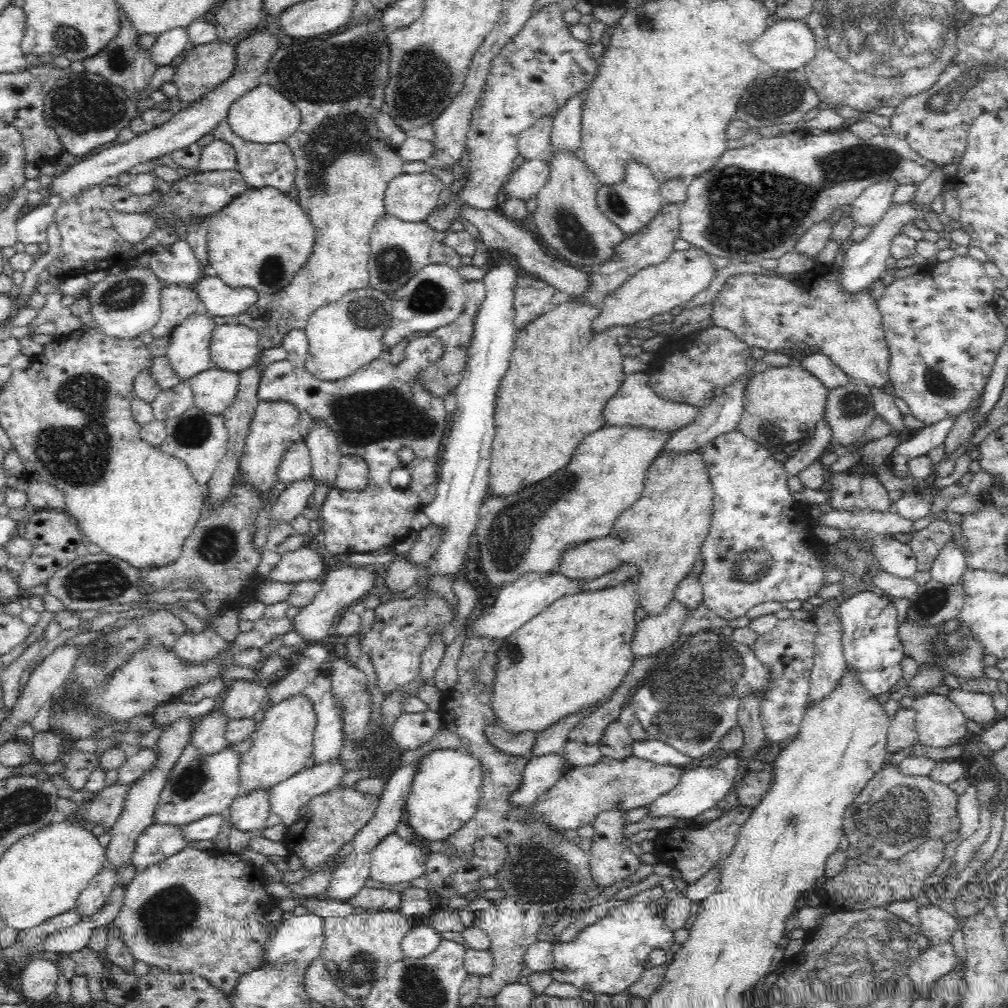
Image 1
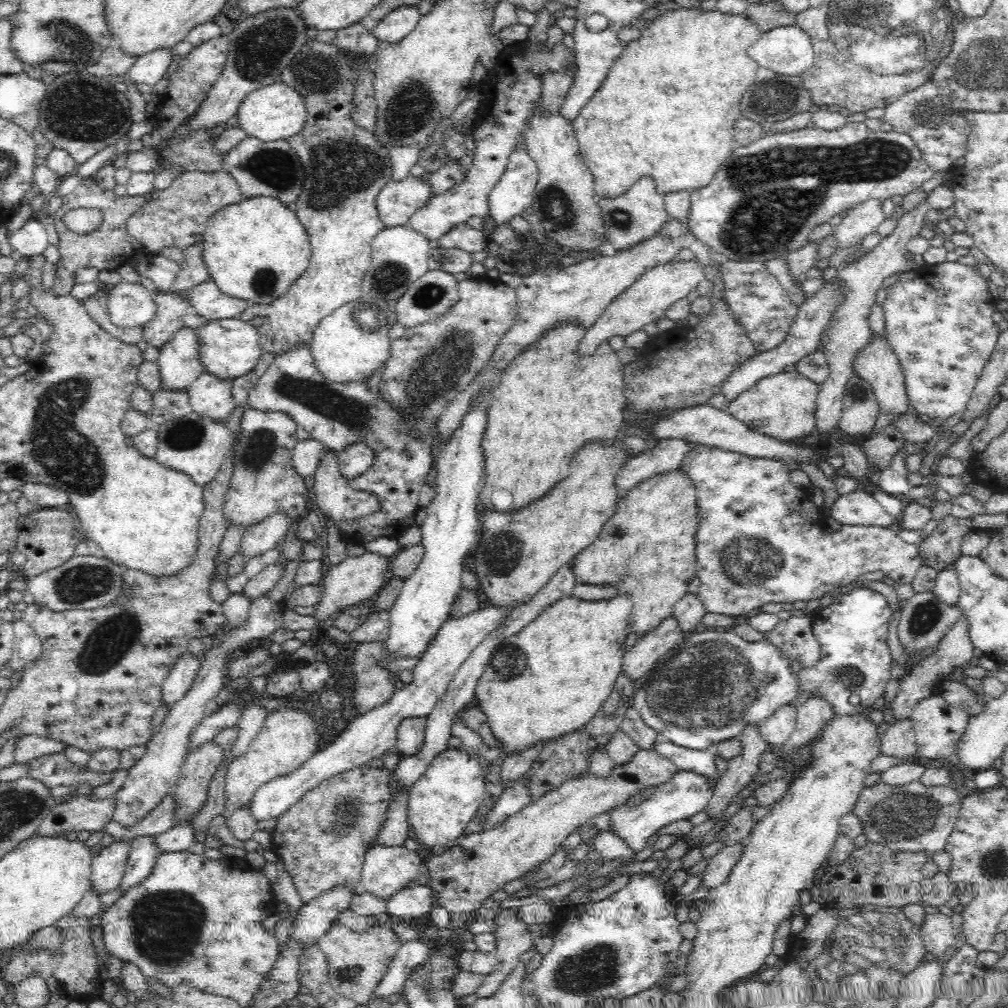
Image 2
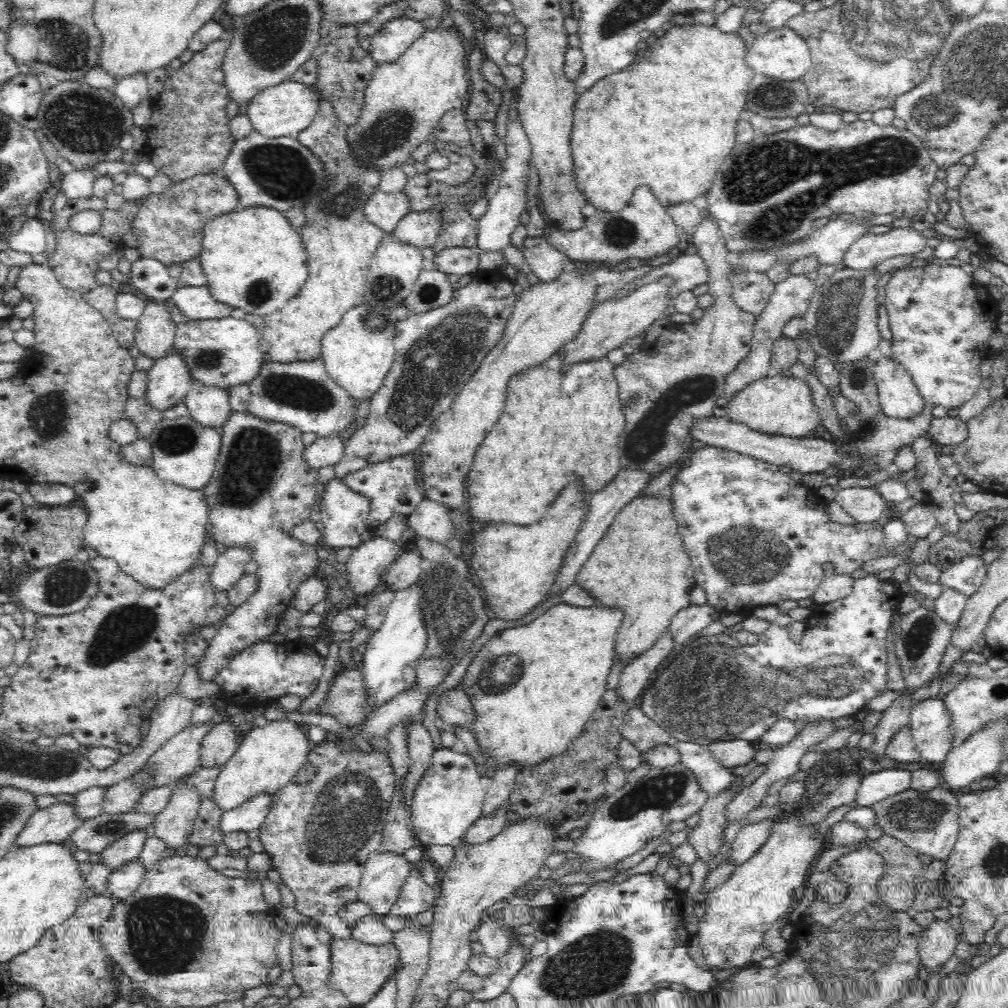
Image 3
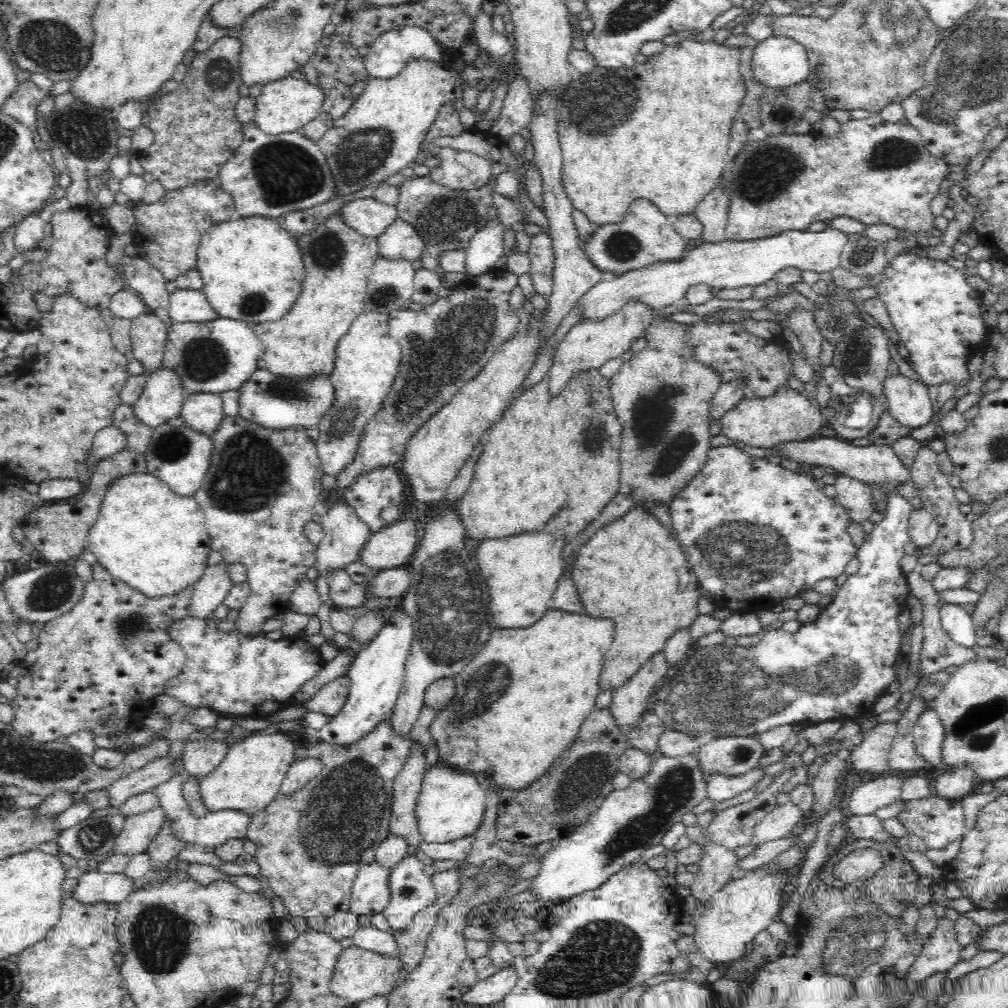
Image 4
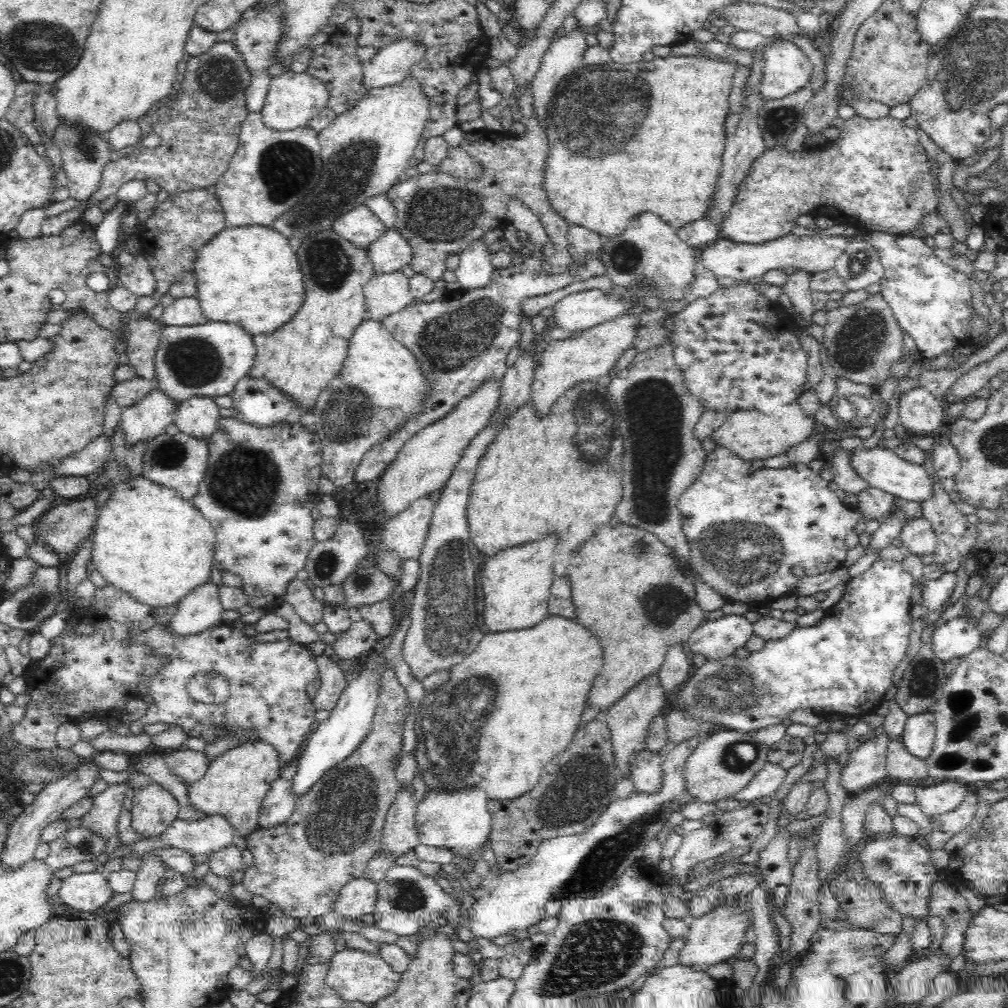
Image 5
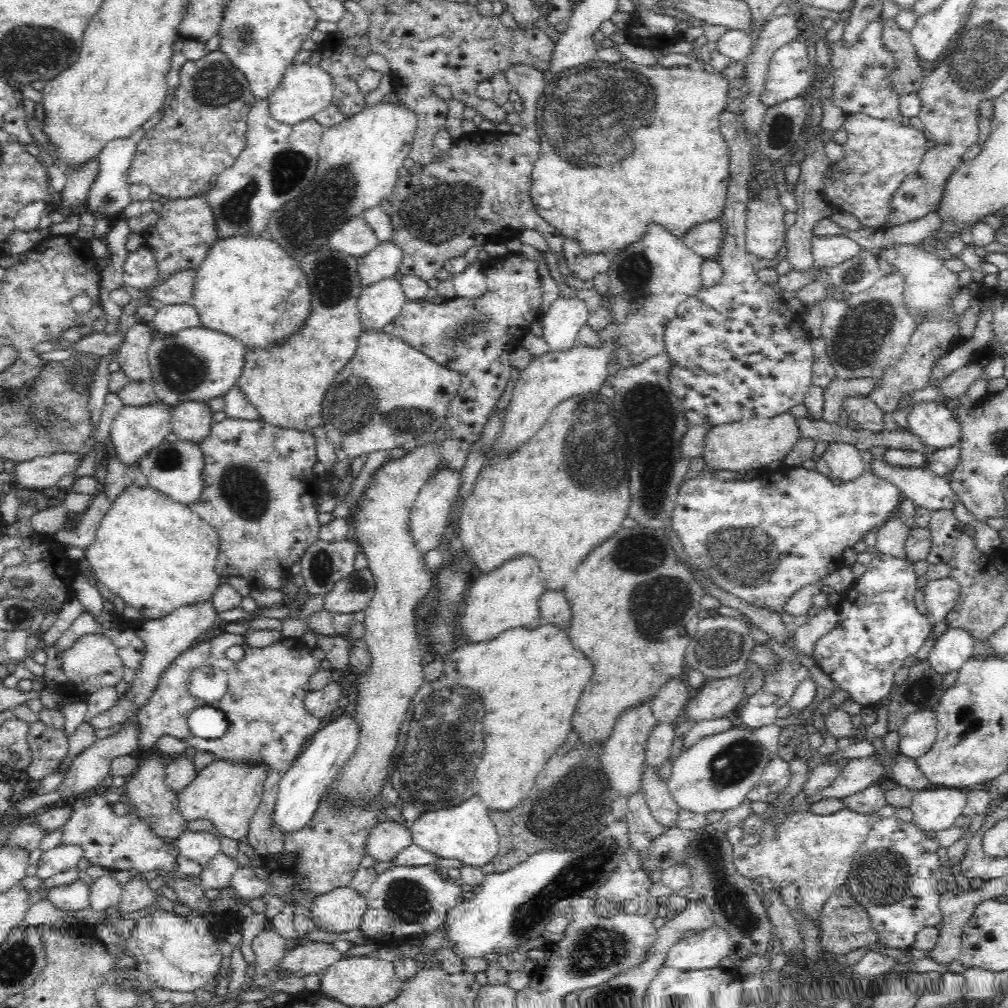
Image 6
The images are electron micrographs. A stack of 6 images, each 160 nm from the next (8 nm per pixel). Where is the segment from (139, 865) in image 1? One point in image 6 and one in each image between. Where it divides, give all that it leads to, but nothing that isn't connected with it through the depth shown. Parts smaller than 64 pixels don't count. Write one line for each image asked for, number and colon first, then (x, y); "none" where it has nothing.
2: (142, 851)
3: (122, 883)
4: (93, 887)
5: (83, 893)
6: (75, 897)

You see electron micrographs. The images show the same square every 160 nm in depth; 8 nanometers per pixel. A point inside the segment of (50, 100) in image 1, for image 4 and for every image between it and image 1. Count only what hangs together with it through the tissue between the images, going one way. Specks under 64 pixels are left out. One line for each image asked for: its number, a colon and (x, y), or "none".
2: (82, 114)
3: (83, 122)
4: (87, 137)

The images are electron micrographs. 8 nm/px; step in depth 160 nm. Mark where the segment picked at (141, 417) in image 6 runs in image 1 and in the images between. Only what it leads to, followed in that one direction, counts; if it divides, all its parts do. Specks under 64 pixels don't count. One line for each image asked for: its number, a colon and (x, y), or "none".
1: (188, 349)
2: (178, 360)
3: (169, 380)
4: (162, 399)
5: (150, 417)

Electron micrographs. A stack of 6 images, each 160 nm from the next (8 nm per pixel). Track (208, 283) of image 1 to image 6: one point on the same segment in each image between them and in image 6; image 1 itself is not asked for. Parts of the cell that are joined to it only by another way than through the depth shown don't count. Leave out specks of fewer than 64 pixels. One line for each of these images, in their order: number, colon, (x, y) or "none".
2: (206, 299)
3: (196, 302)
4: (186, 305)
5: (185, 311)
6: (170, 318)

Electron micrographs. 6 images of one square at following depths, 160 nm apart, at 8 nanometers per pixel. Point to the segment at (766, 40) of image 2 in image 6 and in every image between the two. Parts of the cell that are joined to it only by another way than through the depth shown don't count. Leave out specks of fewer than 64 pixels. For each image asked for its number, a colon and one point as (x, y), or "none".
3: (782, 53)
4: (778, 61)
5: (786, 69)
6: (790, 72)

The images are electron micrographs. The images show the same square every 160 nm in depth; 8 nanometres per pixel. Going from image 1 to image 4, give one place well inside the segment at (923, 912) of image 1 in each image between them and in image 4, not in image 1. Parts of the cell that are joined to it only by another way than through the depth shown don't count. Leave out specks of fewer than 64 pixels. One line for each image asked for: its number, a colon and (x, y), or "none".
2: (937, 931)
3: (937, 944)
4: (941, 951)

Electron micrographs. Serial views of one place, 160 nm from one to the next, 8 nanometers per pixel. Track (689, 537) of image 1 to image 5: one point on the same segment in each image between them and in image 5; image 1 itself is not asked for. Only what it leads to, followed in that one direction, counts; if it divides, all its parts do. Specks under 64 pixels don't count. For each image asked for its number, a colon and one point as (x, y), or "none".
2: (647, 549)
3: (640, 564)
4: (633, 571)
5: (628, 588)

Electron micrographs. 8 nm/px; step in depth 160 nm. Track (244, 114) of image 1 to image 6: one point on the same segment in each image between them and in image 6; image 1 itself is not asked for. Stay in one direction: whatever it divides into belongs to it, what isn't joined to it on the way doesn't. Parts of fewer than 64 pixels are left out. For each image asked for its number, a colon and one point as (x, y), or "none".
2: (276, 111)
3: (285, 109)
4: (286, 105)
5: (292, 100)
6: (304, 90)

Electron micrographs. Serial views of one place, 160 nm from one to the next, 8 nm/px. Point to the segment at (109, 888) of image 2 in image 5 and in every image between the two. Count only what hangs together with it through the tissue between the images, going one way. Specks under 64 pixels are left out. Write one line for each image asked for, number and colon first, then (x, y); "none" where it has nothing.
3: (121, 851)
4: (138, 832)
5: (154, 807)

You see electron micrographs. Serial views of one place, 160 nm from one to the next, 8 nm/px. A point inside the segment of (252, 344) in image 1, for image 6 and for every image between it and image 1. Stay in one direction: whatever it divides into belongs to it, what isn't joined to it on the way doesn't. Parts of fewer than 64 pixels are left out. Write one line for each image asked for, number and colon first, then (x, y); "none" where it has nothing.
2: (228, 348)
3: (224, 352)
4: (218, 355)
5: (206, 360)
6: (196, 364)

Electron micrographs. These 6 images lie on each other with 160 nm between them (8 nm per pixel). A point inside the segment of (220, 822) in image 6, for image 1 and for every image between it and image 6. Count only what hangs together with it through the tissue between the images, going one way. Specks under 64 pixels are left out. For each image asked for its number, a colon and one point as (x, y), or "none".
1: (283, 743)
2: (288, 739)
3: (269, 757)
4: (249, 777)
5: (235, 784)

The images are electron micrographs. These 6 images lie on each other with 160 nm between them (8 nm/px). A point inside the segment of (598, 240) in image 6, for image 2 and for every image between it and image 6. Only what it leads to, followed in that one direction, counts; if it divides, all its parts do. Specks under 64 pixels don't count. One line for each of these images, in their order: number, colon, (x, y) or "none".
2: (666, 109)
3: (666, 121)
4: (660, 131)
5: (649, 137)

